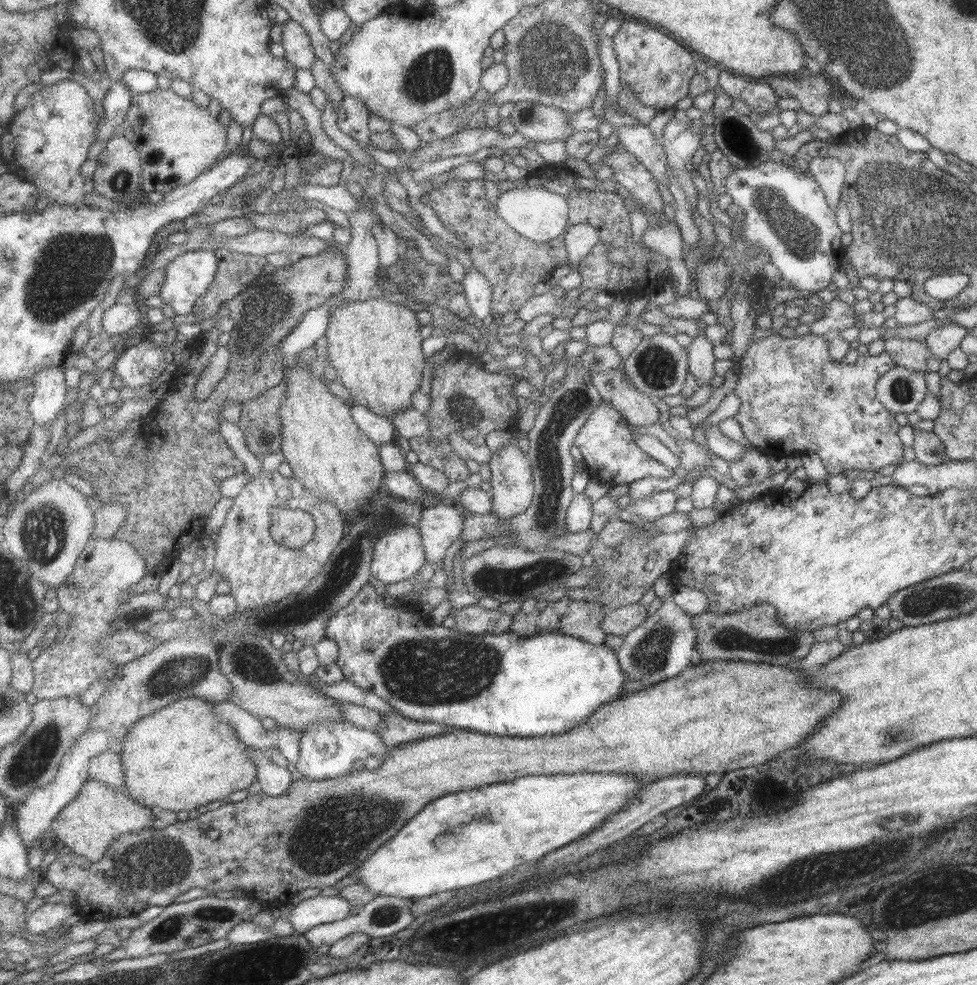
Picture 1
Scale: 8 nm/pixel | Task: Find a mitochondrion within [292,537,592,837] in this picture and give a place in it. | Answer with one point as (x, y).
(427, 670)

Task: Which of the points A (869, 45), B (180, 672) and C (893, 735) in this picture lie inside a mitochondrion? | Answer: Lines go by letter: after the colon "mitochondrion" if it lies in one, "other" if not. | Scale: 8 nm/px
A: mitochondrion
B: mitochondrion
C: mitochondrion

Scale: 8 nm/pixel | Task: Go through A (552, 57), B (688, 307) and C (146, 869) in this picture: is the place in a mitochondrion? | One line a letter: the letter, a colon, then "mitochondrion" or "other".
A: mitochondrion
B: other
C: mitochondrion

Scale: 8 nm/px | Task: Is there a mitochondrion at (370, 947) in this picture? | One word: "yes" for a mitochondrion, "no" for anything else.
no

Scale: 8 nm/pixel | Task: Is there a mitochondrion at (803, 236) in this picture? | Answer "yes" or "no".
yes

